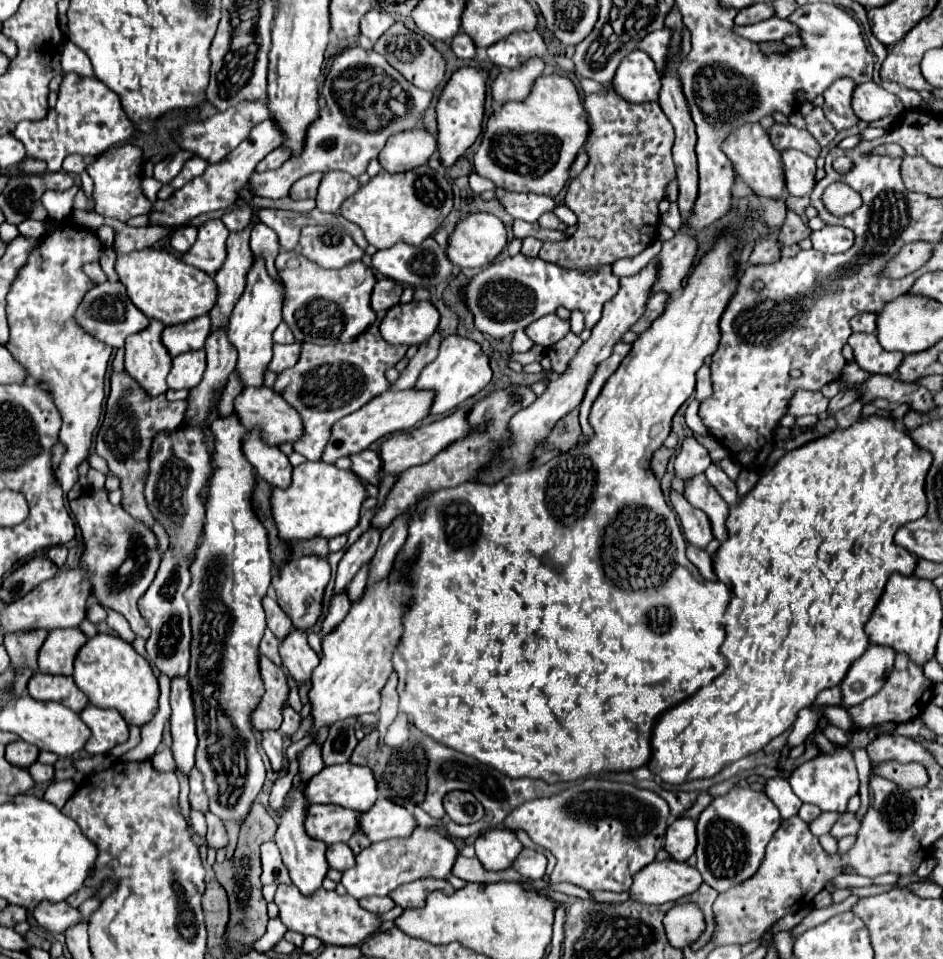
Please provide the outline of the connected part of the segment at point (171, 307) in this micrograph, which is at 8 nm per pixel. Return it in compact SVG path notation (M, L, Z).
M140 250L126 256L118 256L116 272L120 282L126 286L130 300L150 318L158 320L164 326L184 324L204 314L216 306L216 282L212 276L204 274L198 268L184 264L180 258L164 250Z

